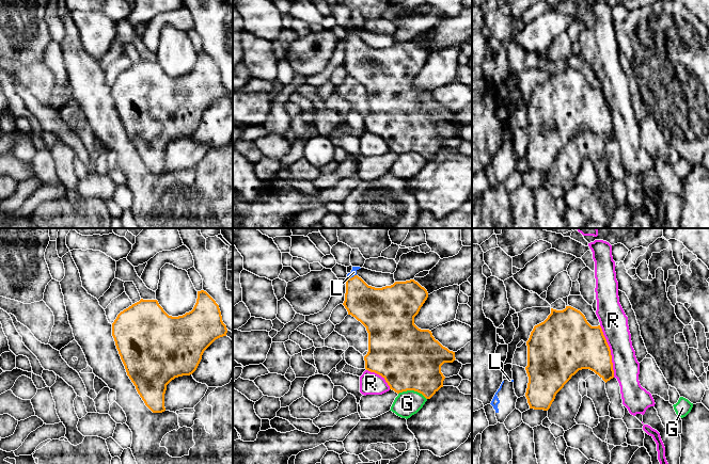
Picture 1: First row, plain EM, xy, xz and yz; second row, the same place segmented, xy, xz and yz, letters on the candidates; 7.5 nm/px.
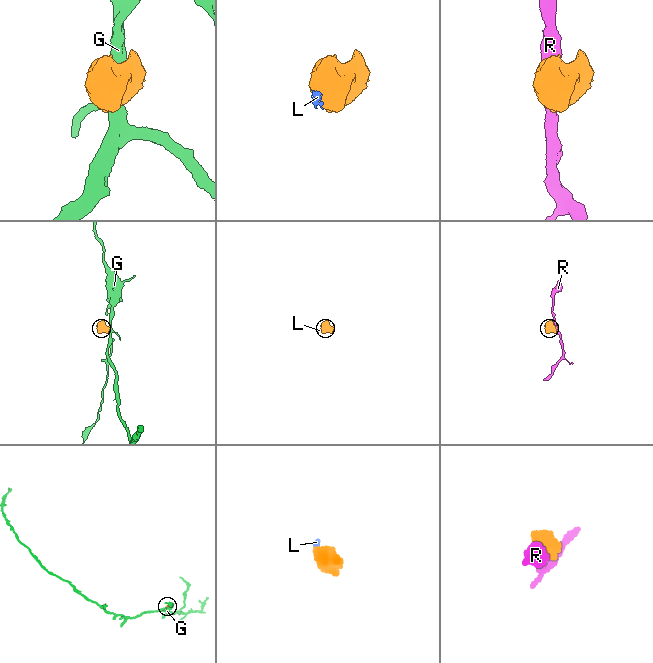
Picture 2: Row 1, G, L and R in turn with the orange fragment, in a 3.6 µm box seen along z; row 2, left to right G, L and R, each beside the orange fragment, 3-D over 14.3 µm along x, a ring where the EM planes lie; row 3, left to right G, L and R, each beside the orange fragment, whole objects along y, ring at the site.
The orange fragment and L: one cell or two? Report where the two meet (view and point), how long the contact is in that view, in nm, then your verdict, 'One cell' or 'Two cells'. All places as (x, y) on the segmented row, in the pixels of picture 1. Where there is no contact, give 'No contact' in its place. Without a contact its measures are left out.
Touches orange at xz (351, 277). Shared border 90 nm. One cell

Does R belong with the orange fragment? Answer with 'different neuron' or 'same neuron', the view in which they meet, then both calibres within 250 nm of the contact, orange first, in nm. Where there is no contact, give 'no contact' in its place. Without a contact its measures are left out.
different neuron; contact in yz; calibres 360 and 200 nm

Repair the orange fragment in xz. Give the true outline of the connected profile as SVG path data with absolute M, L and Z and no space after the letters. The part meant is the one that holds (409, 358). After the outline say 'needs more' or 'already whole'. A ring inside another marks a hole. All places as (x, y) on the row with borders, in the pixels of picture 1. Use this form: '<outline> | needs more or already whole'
M352 267L347 274L343 305L348 315L360 321L368 333L365 369L381 375L390 389L397 394L414 390L430 399L443 387L445 378L459 373L462 364L455 358L455 352L435 339L431 331L421 330L414 324L414 317L428 298L427 290L414 279L375 288L357 275L359 269Z | needs more

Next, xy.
M204 290L198 291L193 309L183 316L169 316L157 300L141 299L121 311L112 323L112 336L127 375L153 413L166 411L167 385L175 378L192 374L204 351L226 333L219 305Z | already whole

